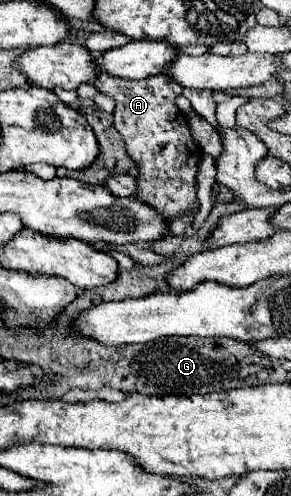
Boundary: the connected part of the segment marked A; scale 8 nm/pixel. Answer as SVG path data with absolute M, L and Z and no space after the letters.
M102 72L94 86L116 100L114 126L126 142L128 154L140 166L138 176L138 198L156 208L166 220L172 220L180 212L186 212L192 206L198 206L196 198L196 172L202 158L202 150L194 142L188 118L176 106L176 98L182 94L182 86L170 80L166 74L126 80Z

